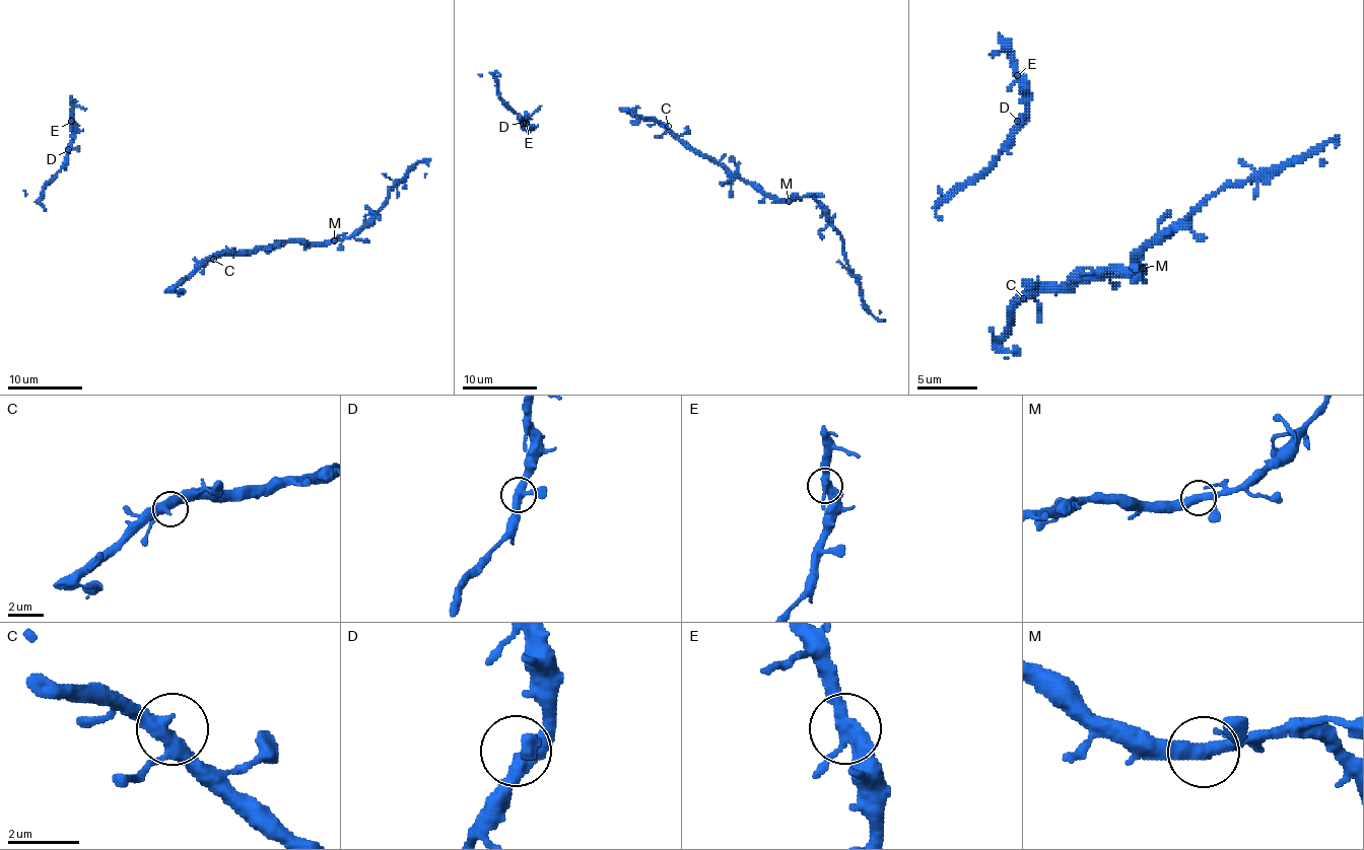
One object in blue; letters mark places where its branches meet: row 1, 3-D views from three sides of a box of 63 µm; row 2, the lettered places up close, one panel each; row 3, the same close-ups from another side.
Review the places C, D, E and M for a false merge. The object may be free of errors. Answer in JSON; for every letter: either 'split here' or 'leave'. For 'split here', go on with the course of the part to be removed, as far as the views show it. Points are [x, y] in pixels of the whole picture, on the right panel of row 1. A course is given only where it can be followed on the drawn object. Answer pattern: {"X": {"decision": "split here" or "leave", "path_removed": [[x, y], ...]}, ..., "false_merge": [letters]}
{"C": {"decision": "leave"}, "D": {"decision": "leave"}, "E": {"decision": "leave"}, "M": {"decision": "leave"}, "false_merge": []}

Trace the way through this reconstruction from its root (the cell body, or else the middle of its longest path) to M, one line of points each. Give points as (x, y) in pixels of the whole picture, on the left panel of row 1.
M: (209, 257), (269, 250), (287, 242), (334, 240)

